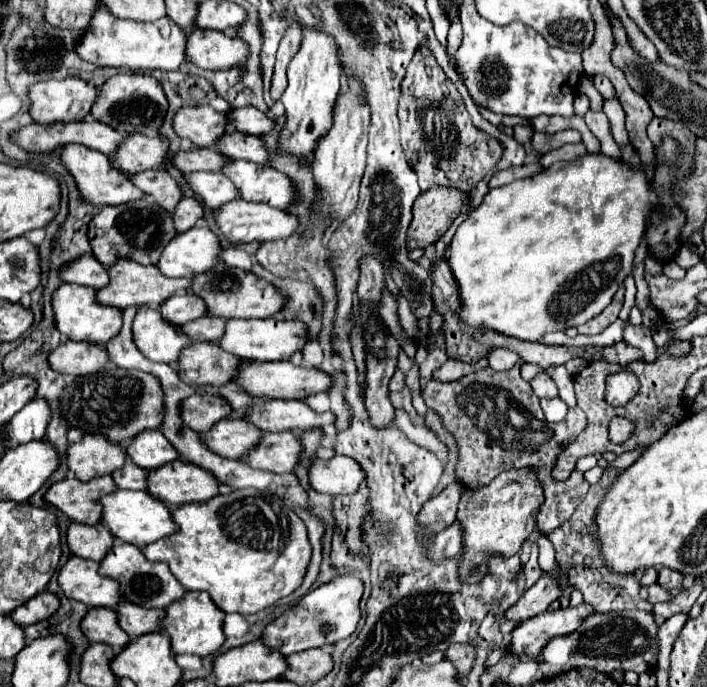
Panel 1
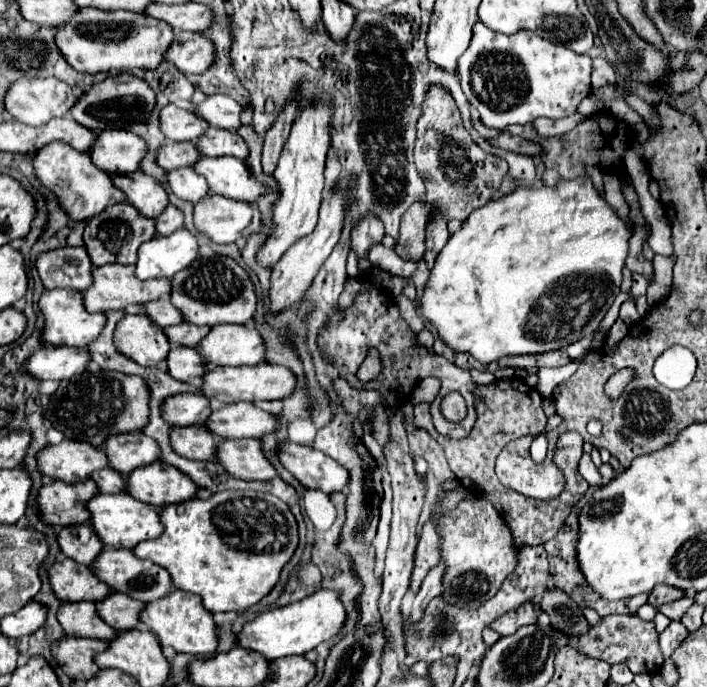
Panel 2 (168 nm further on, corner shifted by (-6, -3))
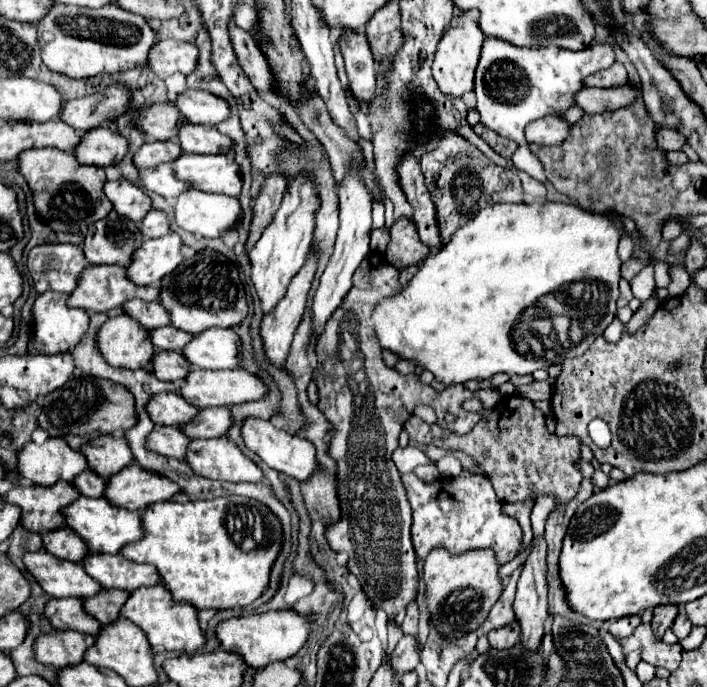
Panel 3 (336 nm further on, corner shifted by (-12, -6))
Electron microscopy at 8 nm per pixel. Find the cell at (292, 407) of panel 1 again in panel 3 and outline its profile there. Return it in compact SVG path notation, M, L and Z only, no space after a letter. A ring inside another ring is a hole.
M204 408L180 430L190 438L220 438L228 432L232 420L228 408Z

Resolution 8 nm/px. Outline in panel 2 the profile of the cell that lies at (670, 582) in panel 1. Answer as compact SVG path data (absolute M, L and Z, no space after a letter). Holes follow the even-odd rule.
M656 585L648 597L648 603L656 607L660 603L670 603L670 601L676 601L682 597L684 597L682 589L674 589L672 585Z

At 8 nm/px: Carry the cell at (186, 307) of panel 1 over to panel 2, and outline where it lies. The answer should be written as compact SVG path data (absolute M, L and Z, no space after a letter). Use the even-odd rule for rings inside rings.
M158 299L158 301L150 301L144 305L146 315L160 327L170 327L170 325L178 325L184 321L182 313L178 313L178 309L170 303L170 299Z

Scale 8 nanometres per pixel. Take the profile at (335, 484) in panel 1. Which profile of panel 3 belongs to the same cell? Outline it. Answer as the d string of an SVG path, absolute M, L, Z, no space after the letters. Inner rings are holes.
M246 418L244 426L242 426L242 438L244 438L246 448L256 452L270 468L274 468L286 476L292 476L298 482L306 480L310 476L310 472L316 468L316 450L312 448L312 444L308 440L302 440L300 436L274 428L270 420Z

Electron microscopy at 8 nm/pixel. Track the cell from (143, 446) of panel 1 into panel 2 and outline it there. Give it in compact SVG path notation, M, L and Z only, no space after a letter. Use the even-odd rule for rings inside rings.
M142 431L108 437L104 451L110 467L122 475L130 475L134 469L150 465L160 457L158 443L152 437L146 437Z

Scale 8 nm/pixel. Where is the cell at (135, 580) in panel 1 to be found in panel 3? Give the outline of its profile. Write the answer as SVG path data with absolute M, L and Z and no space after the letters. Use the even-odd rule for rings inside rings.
M88 554L82 560L82 568L88 576L98 580L102 588L122 588L136 590L140 586L156 586L162 584L156 566L152 564L136 564L126 560L122 554L104 556L104 554Z

